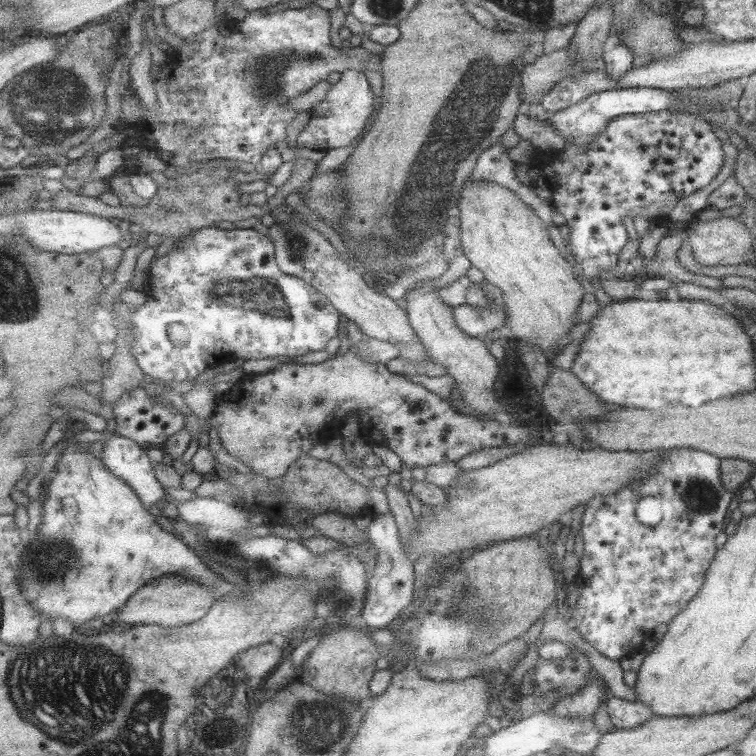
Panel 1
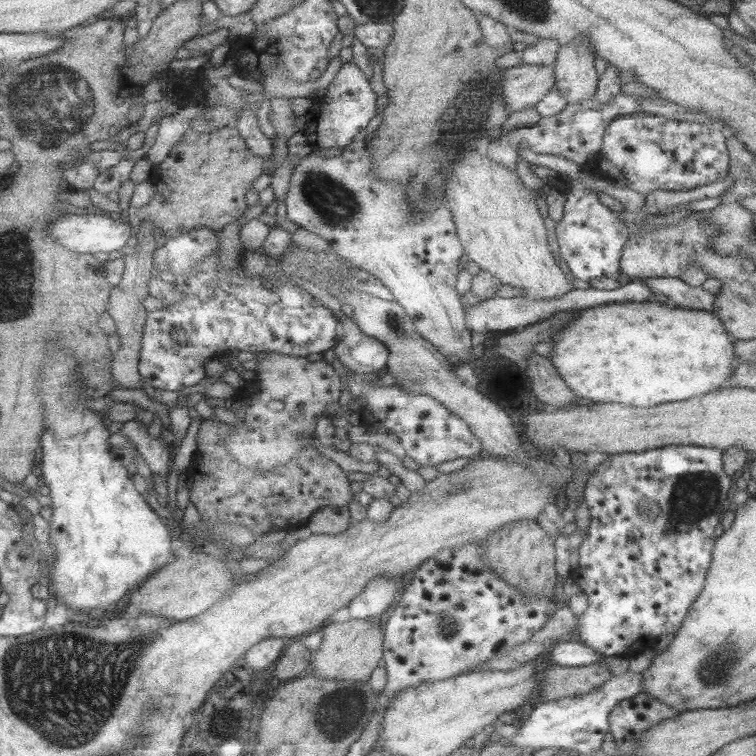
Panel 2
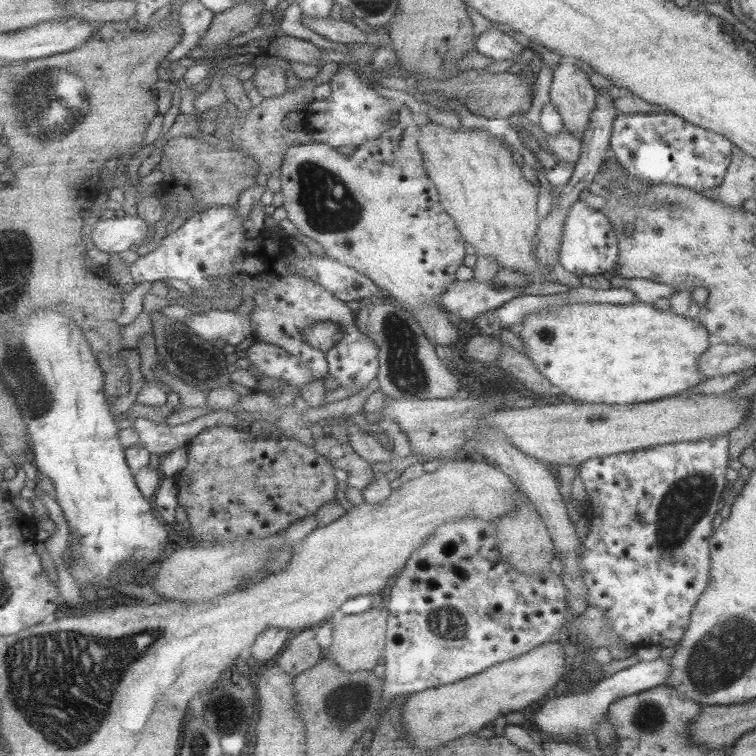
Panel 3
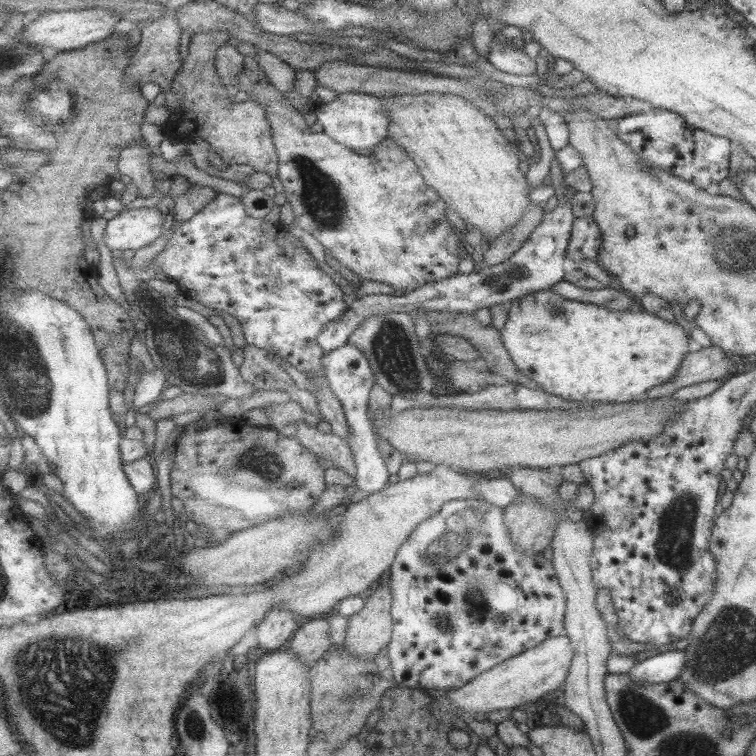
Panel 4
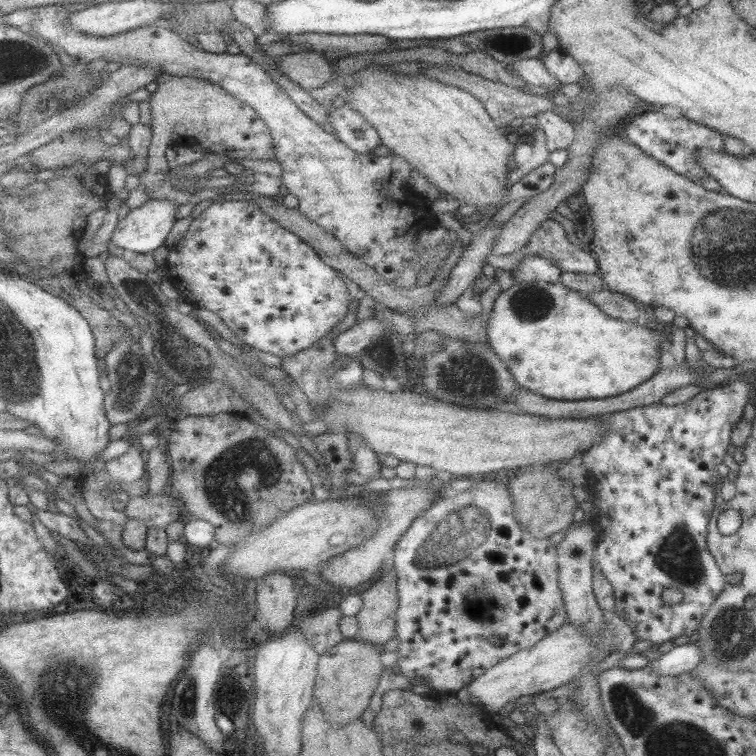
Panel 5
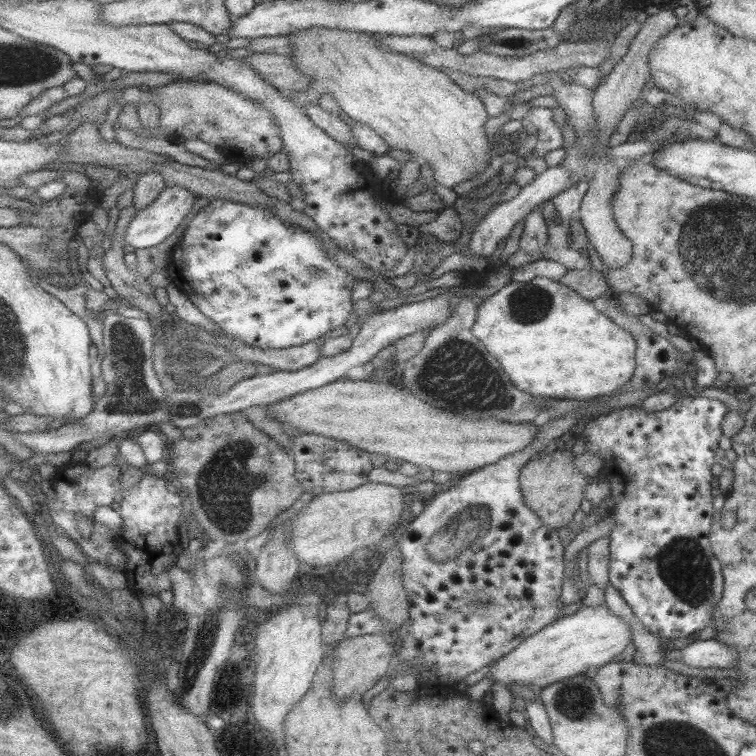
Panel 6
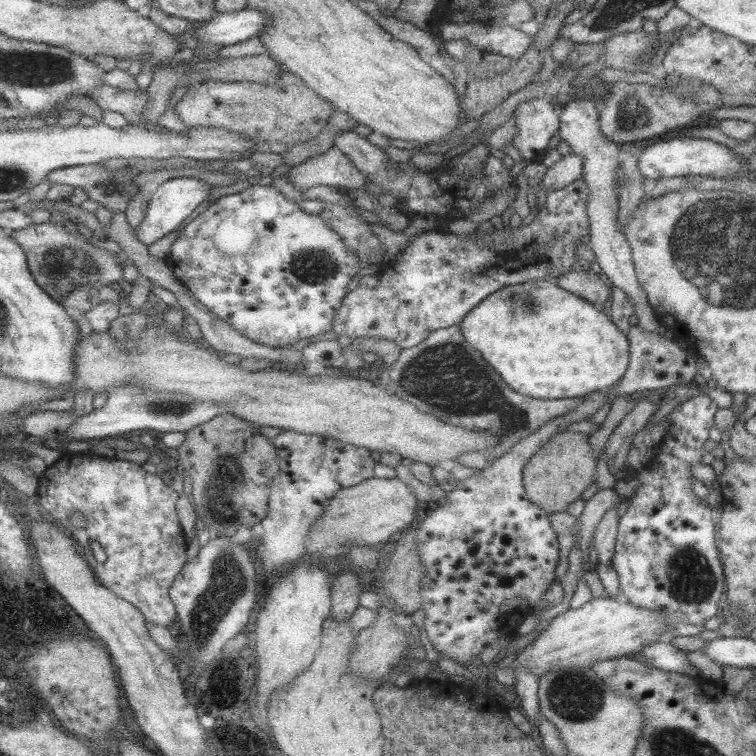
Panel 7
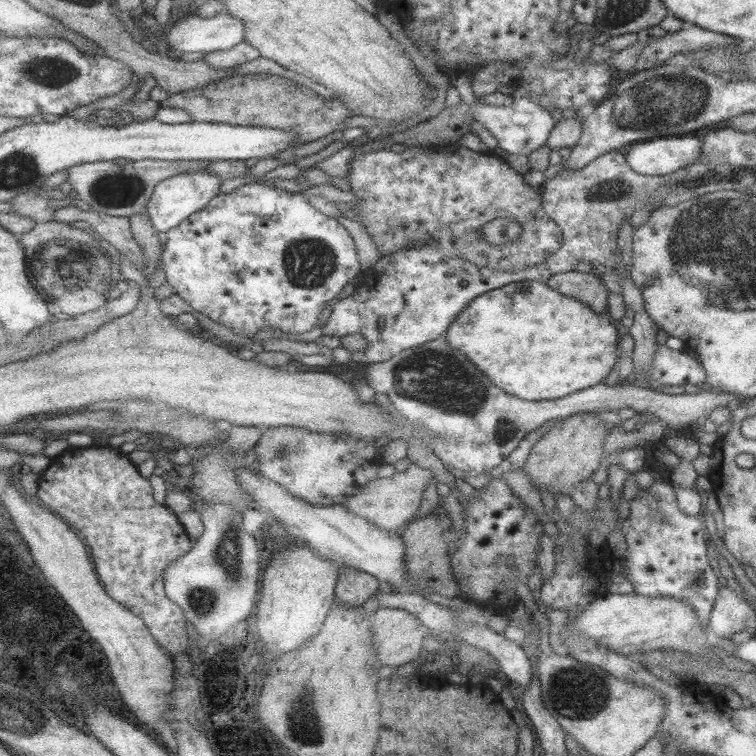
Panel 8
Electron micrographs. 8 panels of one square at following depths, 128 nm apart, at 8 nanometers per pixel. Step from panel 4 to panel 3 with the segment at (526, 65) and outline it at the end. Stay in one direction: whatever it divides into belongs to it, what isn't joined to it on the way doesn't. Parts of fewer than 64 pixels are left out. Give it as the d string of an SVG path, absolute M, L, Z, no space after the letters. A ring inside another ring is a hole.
M492 27L481 33L477 42L477 50L481 56L497 61L518 60L523 53L523 46L513 37Z

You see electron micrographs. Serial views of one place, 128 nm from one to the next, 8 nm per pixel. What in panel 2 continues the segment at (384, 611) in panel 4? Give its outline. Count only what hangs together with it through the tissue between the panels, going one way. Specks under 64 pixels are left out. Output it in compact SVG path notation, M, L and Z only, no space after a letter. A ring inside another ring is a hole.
M353 619L346 622L328 622L323 626L323 641L319 648L313 652L310 672L328 679L352 680L364 683L372 678L379 662L384 659L384 642L386 639L386 629L377 619Z

